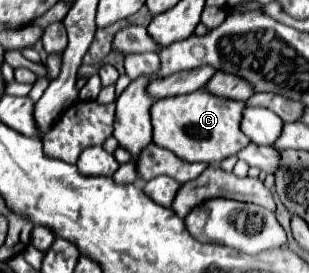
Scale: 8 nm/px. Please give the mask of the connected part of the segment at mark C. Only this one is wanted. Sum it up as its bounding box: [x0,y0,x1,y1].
[151,89,251,167]

